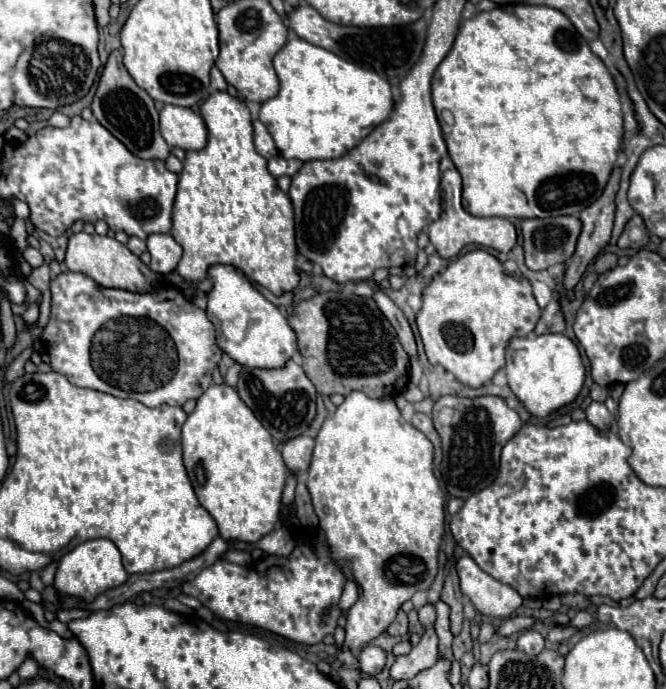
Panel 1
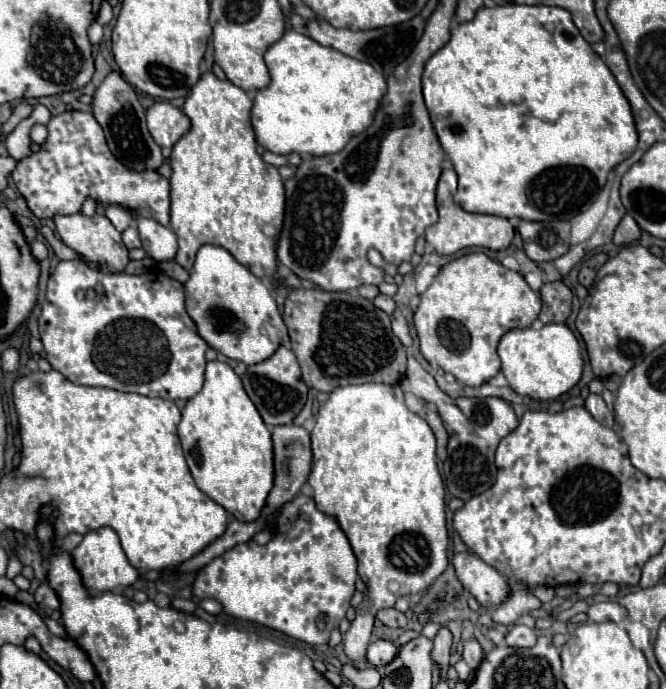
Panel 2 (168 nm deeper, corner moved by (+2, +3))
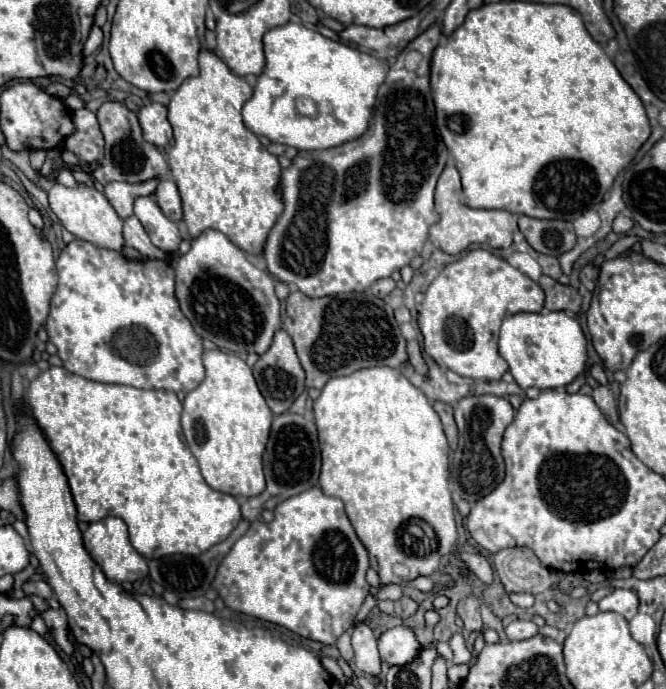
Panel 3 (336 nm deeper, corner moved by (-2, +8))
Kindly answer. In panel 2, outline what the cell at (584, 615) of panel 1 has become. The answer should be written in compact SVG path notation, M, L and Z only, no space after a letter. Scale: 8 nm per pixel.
M605 601L605 603L591 605L587 615L589 615L591 621L615 621L615 623L621 623L623 619L627 619L627 609L623 609L623 605L619 605L615 601Z

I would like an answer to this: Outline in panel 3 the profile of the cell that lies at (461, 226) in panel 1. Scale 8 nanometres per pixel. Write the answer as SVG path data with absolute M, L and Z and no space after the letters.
M449 162L437 182L435 190L435 208L441 216L437 224L429 228L429 240L435 248L441 248L447 254L459 254L471 244L489 244L491 248L509 248L513 242L515 230L515 216L505 210L475 210L461 202L459 198L459 172Z

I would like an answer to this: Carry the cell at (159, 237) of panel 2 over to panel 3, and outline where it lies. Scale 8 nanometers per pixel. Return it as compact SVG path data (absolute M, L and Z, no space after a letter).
M143 196L135 200L135 216L141 220L145 232L149 234L151 242L161 248L163 252L171 254L179 248L181 234L175 222L171 222L155 204L151 196Z

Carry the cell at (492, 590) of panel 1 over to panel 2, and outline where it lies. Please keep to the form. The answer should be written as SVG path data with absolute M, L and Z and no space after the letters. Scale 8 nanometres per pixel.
M457 553L453 557L453 565L461 585L483 607L499 605L499 601L505 601L507 593L511 591L507 579L473 553Z

